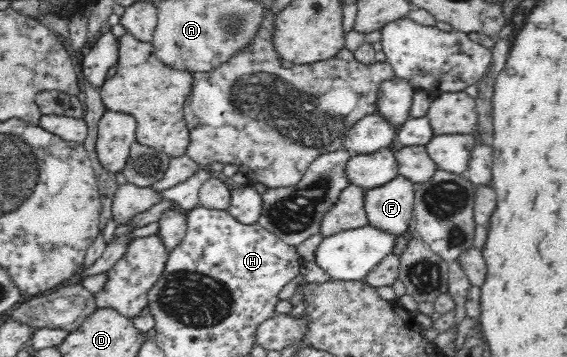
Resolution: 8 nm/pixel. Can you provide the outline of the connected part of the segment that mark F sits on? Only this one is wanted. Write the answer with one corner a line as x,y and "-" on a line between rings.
401,175
382,184
379,188
375,188
375,190
367,190
363,200
367,224
395,236
402,234
408,228
412,228
414,199
415,190
413,182

